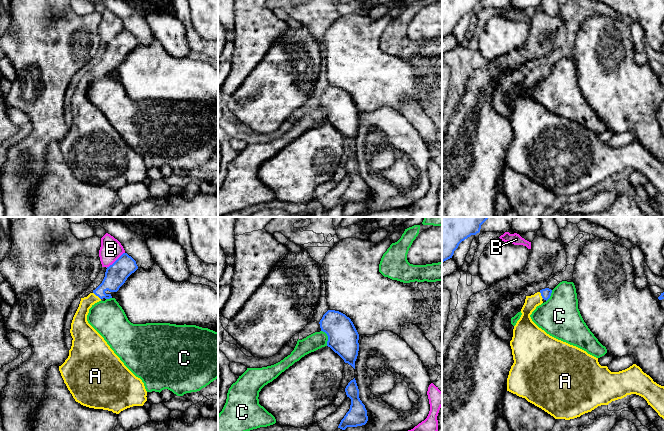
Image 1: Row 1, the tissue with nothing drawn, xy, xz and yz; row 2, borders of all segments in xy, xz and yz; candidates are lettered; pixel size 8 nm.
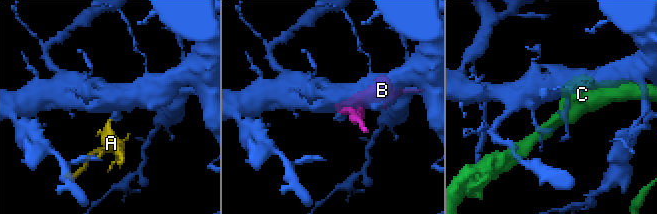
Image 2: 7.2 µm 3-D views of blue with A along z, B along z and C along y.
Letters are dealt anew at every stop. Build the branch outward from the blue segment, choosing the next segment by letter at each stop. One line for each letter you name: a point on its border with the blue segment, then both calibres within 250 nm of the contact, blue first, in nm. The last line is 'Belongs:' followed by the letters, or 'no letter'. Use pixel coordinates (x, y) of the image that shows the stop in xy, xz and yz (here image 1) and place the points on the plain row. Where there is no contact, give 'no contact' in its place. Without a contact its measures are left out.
A: xy (97, 71) | 180/110 nm
Belongs: A

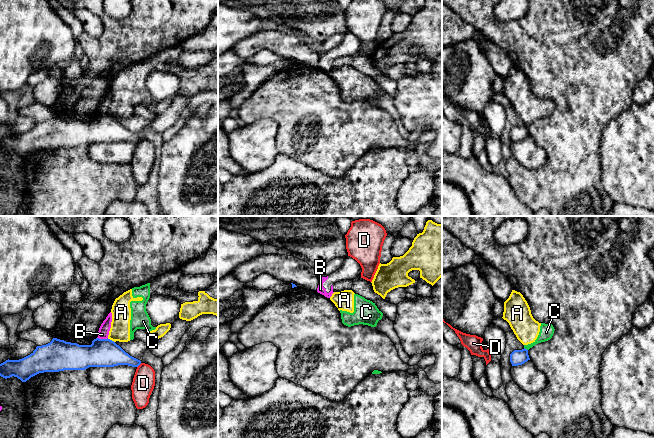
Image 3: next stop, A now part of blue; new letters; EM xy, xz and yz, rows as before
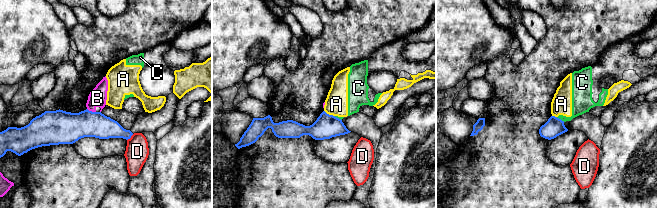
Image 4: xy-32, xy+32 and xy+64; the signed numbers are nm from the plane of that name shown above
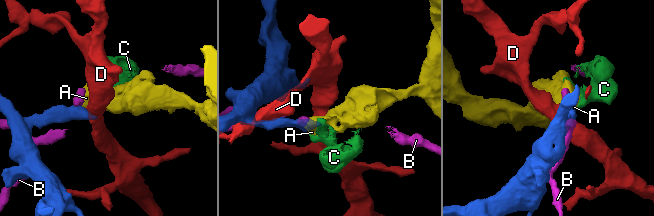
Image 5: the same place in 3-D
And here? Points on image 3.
Belongs: no letter

